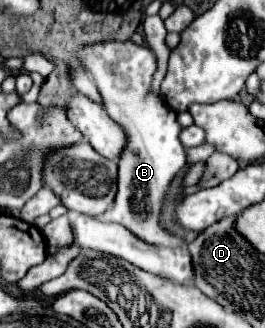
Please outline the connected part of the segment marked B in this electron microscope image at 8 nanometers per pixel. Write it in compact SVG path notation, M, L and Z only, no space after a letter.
M106 40L106 42L94 42L94 44L80 46L78 50L74 50L74 58L94 78L96 88L102 96L102 106L108 112L108 116L118 126L122 126L122 130L126 132L126 150L122 150L122 154L118 158L118 194L116 194L114 206L106 214L102 214L102 218L122 224L124 228L128 228L132 234L136 234L146 244L166 246L166 248L184 248L186 240L168 232L160 222L166 192L168 192L174 176L186 166L186 148L180 142L182 126L176 122L176 112L172 112L170 106L166 106L162 102L162 98L152 92L152 78L158 68L154 52L148 46L134 44L132 40L126 40L126 42Z

